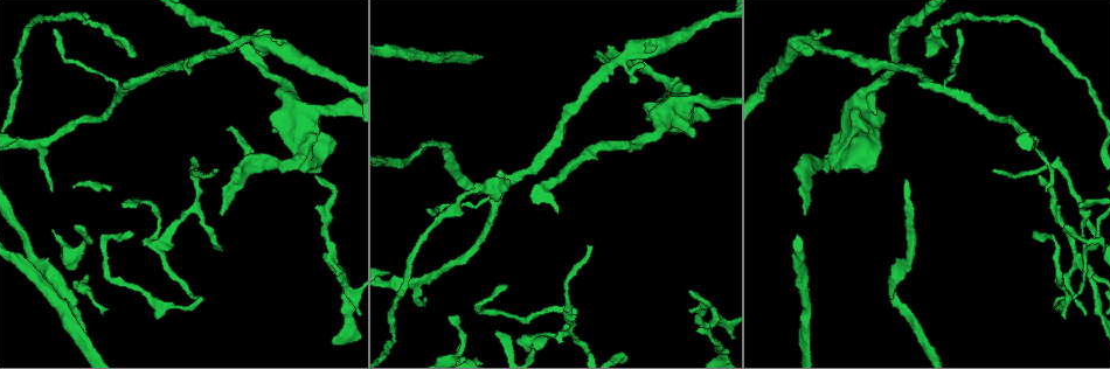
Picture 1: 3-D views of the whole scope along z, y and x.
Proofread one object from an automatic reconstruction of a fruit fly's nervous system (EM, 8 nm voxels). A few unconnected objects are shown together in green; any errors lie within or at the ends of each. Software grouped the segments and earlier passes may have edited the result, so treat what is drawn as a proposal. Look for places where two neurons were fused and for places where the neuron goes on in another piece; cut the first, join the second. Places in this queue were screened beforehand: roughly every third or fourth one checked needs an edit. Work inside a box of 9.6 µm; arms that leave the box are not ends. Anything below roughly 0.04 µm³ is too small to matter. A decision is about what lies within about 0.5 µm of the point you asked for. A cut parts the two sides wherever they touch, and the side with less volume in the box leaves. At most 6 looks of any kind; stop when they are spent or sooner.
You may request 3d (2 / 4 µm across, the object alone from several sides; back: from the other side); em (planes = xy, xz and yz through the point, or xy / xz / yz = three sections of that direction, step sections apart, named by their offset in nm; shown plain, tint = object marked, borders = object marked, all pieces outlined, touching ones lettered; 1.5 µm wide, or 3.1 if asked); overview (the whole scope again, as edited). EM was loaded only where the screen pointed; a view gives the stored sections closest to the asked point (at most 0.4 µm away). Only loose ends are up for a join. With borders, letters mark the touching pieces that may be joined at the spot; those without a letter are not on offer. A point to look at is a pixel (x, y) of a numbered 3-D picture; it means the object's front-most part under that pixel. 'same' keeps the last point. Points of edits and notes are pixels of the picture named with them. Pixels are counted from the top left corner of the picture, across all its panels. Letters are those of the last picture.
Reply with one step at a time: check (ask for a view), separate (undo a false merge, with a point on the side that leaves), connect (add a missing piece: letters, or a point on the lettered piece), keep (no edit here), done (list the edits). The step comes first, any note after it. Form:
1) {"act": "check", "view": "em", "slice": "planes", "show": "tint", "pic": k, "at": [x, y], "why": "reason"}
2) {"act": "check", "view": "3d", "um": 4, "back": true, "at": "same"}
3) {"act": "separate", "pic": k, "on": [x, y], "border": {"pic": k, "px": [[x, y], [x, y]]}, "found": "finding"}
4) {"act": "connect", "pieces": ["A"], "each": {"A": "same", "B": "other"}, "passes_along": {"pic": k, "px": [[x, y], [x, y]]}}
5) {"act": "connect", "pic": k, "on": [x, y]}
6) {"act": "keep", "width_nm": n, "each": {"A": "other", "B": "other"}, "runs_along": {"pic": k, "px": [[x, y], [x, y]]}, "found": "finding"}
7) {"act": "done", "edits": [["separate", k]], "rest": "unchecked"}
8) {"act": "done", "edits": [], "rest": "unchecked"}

{"act": "check", "view": "3d", "um": 4, "pic": 1, "at": [391, 340], "why": "thin neck"}

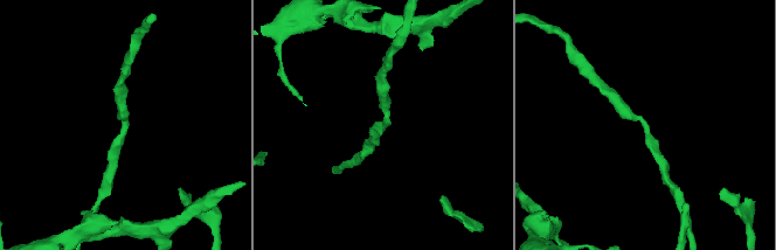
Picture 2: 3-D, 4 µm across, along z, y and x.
{"act": "check", "view": "em", "slice": "planes", "show": "borders", "pic": 2, "at": [384, 119], "why": "shape alone is not enough"}

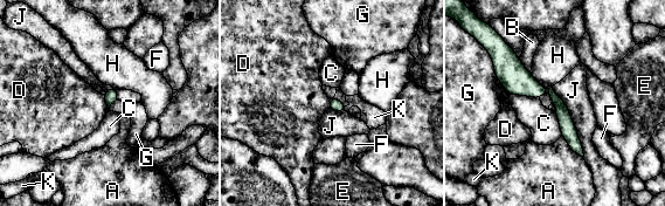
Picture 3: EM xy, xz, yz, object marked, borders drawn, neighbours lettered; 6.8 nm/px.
{"act": "keep", "each": {"A": "other", "B": "other", "C": "other", "D": "other", "E": "other", "F": "other", "G": "other", "H": "other", "J": "other", "K": "other"}, "border": {"pic": 3, "px": [[103, 95], [109, 109]]}, "found": "one neuron here"}

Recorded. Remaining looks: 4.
{"act": "check", "view": "em", "slice": "xz", "step": 8, "show": "tint", "pic": 1, "at": [574, 312], "why": "abrupt turn"}

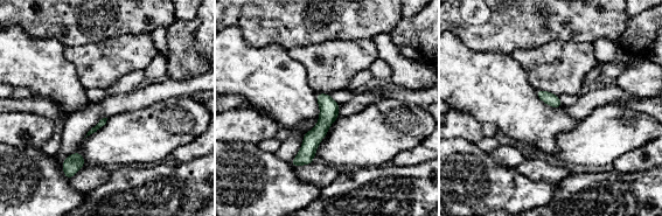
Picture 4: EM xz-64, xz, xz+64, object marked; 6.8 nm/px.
{"act": "check", "view": "em", "slice": "xy", "step": 4, "show": "borders", "at": "same", "why": "cut it another way"}

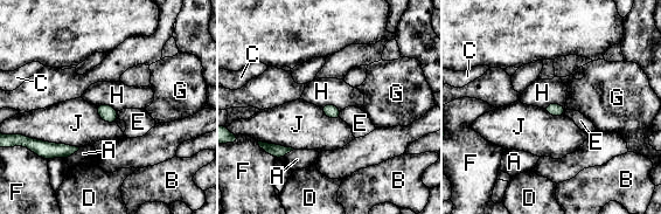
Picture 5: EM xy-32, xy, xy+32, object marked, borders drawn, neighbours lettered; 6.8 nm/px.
{"act": "keep", "longest_contact_nm": ["J", 360], "each": {"A": "other", "B": "other", "C": "other", "D": "other", "E": "other", "F": "other", "G": "other", "H": "other", "J": "other"}, "found": "all the same neuron"}

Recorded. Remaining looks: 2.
{"act": "check", "view": "em", "slice": "xy", "step": 4, "show": "borders", "pic": 1, "at": [220, 213], "why": "end of a long branch"}

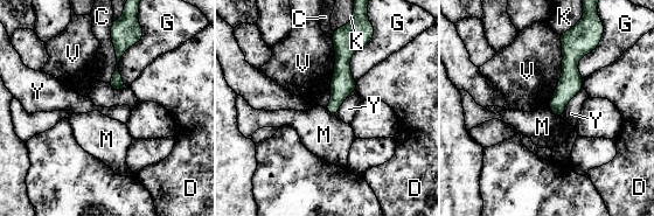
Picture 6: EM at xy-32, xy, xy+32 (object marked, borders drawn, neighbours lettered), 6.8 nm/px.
{"act": "check", "view": "em", "slice": "planes", "show": "borders", "at": "same"}

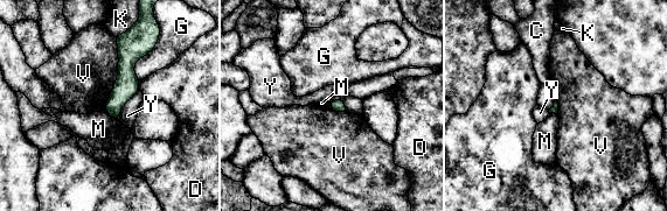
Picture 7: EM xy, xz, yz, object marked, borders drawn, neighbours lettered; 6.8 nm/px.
{"act": "keep", "each": {"C": "other", "D": "other", "G": "other", "K": "other", "M": "other", "V": "other", "Y": "other"}, "found": "none of them fits"}

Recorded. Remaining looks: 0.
{"act": "done", "edits": [], "rest": "unchecked"}

